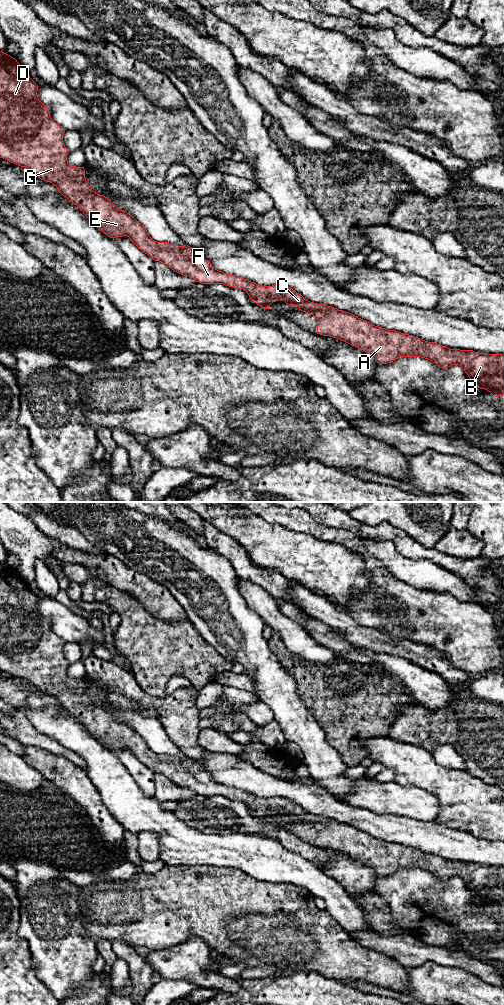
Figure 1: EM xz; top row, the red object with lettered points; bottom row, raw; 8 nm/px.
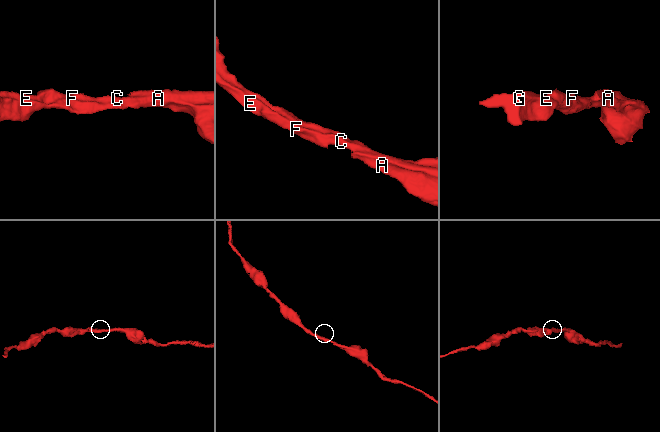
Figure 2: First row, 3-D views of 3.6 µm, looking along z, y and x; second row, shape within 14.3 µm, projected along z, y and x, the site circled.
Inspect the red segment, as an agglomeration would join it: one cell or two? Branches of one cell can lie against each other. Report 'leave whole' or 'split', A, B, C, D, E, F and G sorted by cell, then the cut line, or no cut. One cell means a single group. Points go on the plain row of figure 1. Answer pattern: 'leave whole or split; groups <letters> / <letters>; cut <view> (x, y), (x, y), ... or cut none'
leave whole; groups A B C D E F G; cut none

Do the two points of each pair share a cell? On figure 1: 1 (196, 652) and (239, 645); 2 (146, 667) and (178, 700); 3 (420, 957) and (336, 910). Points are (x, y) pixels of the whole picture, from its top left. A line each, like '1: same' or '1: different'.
1: different
2: different
3: different

